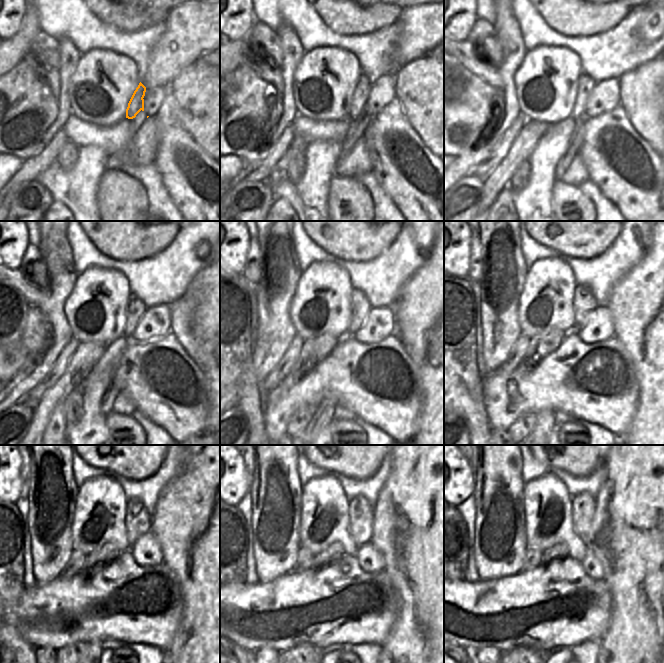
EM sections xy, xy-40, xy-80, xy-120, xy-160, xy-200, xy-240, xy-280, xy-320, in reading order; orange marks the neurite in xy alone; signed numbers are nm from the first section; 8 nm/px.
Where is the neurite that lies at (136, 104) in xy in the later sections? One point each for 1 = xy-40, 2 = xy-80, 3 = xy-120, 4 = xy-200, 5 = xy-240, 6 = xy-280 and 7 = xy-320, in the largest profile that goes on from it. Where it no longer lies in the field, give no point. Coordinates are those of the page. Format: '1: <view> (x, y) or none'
1: xy-40 (362, 90)
2: xy-80 (586, 83)
3: xy-120 (135, 309)
4: xy-200 (584, 301)
5: xy-240 (138, 521)
6: xy-280 (361, 512)
7: xy-320 (583, 504)

